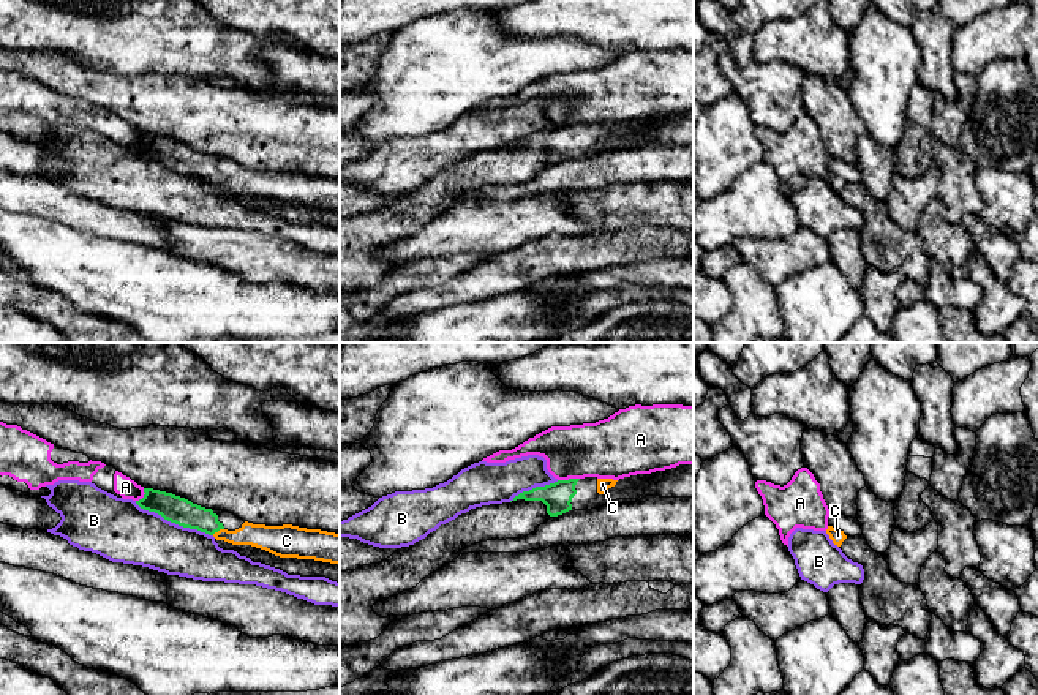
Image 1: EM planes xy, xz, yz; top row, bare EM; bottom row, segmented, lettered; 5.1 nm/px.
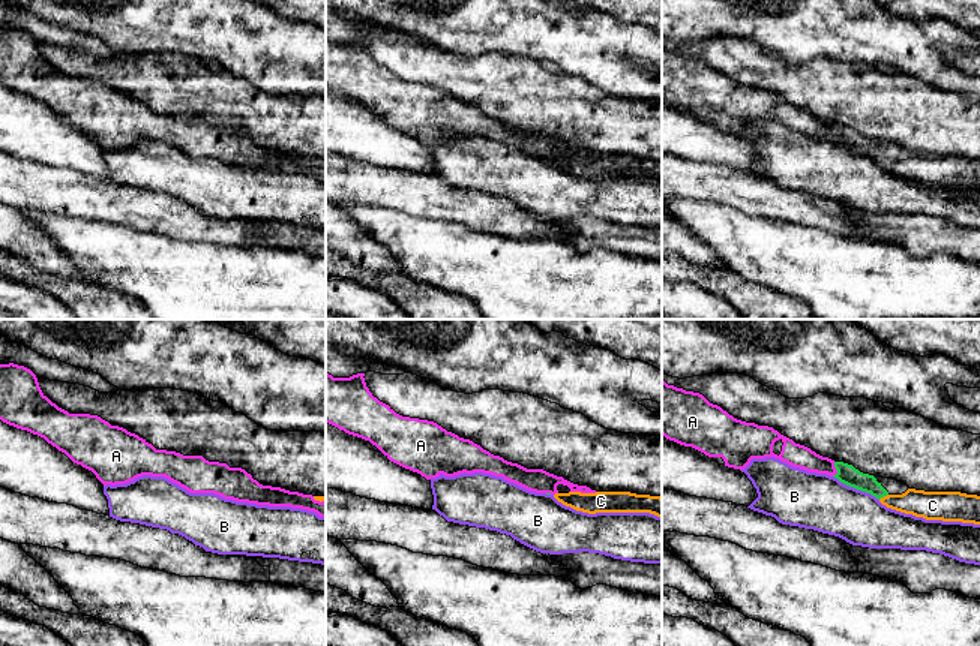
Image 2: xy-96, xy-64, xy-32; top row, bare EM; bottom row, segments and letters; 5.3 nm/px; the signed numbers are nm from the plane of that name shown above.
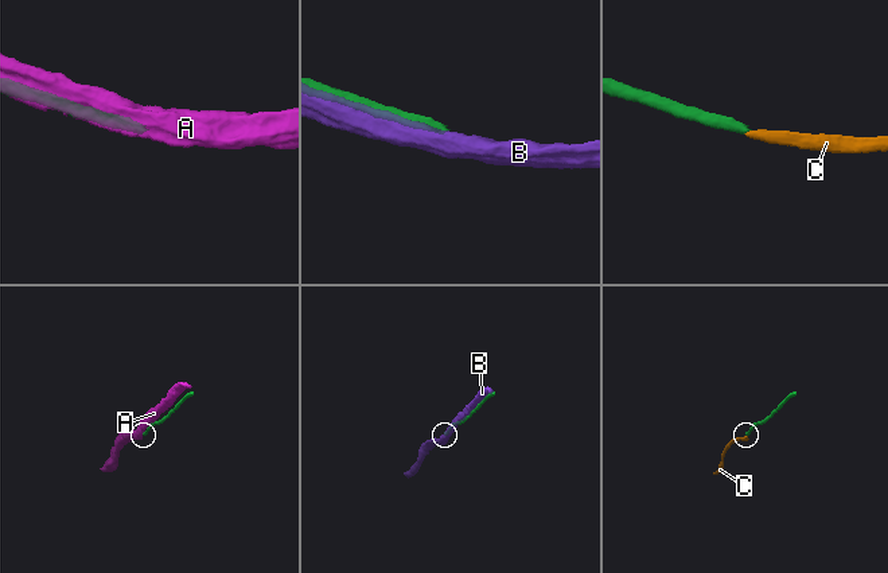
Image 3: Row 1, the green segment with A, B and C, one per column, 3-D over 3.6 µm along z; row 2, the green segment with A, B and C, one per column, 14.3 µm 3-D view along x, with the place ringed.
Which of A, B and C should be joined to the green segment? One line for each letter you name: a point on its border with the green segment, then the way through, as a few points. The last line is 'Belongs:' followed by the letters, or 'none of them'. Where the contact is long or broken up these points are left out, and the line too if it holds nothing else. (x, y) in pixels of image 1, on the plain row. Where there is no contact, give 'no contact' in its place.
C: meets green in xy at (217, 177); runs through xy (174, 155), (206, 166), (217, 177), (226, 182), (259, 182)
Belongs: C

